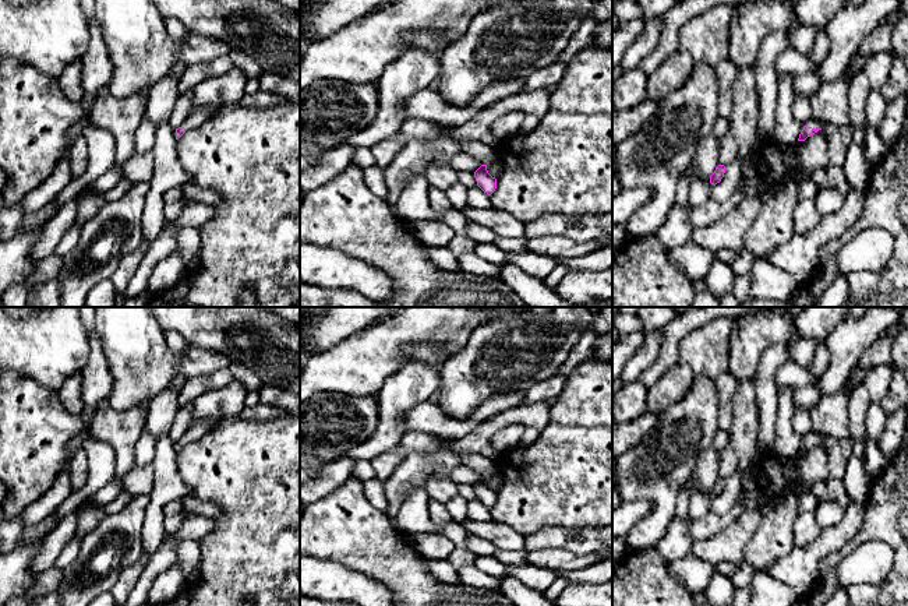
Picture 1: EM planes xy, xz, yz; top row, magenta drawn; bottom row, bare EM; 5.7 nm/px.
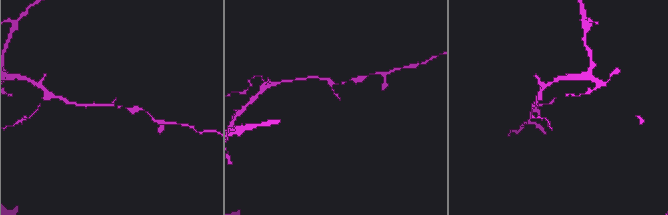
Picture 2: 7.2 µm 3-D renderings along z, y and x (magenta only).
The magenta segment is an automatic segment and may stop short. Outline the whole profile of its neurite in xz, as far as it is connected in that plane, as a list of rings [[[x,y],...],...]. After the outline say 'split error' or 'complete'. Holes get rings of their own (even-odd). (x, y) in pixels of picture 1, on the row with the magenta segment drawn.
[[[481,165],[476,172],[474,172],[474,177],[477,182],[477,186],[487,193],[488,195],[491,195],[495,189],[497,189],[497,179],[492,177],[488,170],[487,170],[487,165]]] | complete

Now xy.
[[[202,106],[194,109],[188,117],[184,120],[183,126],[176,128],[176,140],[179,140],[186,131],[190,131],[199,124],[205,123],[218,110],[212,106]]] | split error

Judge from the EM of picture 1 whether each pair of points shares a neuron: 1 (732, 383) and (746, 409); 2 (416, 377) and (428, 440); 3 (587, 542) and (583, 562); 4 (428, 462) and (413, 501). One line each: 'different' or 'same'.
1: different
2: different
3: different
4: different

